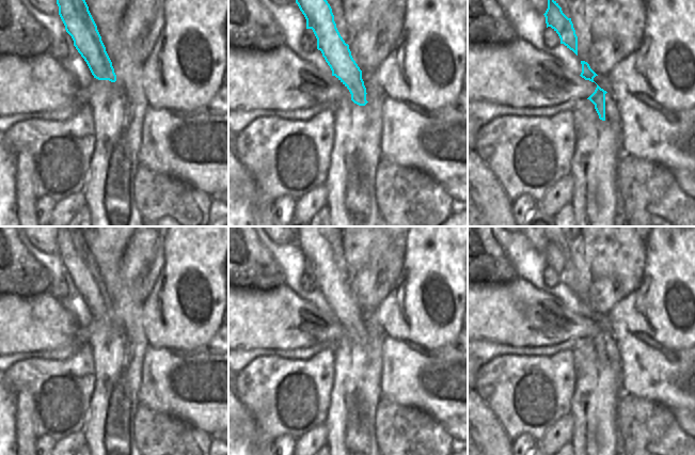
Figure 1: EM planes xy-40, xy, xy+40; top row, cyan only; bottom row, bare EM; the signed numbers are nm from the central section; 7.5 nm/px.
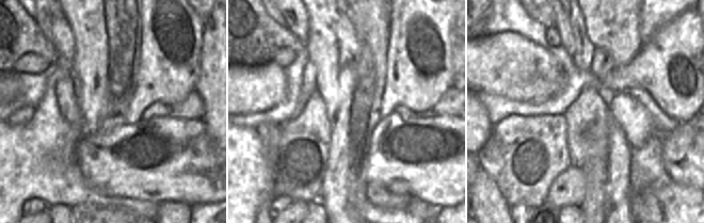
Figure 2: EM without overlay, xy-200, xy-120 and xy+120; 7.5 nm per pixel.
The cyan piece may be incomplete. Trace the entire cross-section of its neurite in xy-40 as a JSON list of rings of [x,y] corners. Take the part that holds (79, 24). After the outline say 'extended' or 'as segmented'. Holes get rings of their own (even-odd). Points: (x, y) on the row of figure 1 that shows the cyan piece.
[[[57,0],[57,4],[66,32],[94,78],[115,82],[112,62],[85,0]]]; as segmented

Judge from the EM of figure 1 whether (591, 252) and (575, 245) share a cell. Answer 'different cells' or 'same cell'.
different cells

